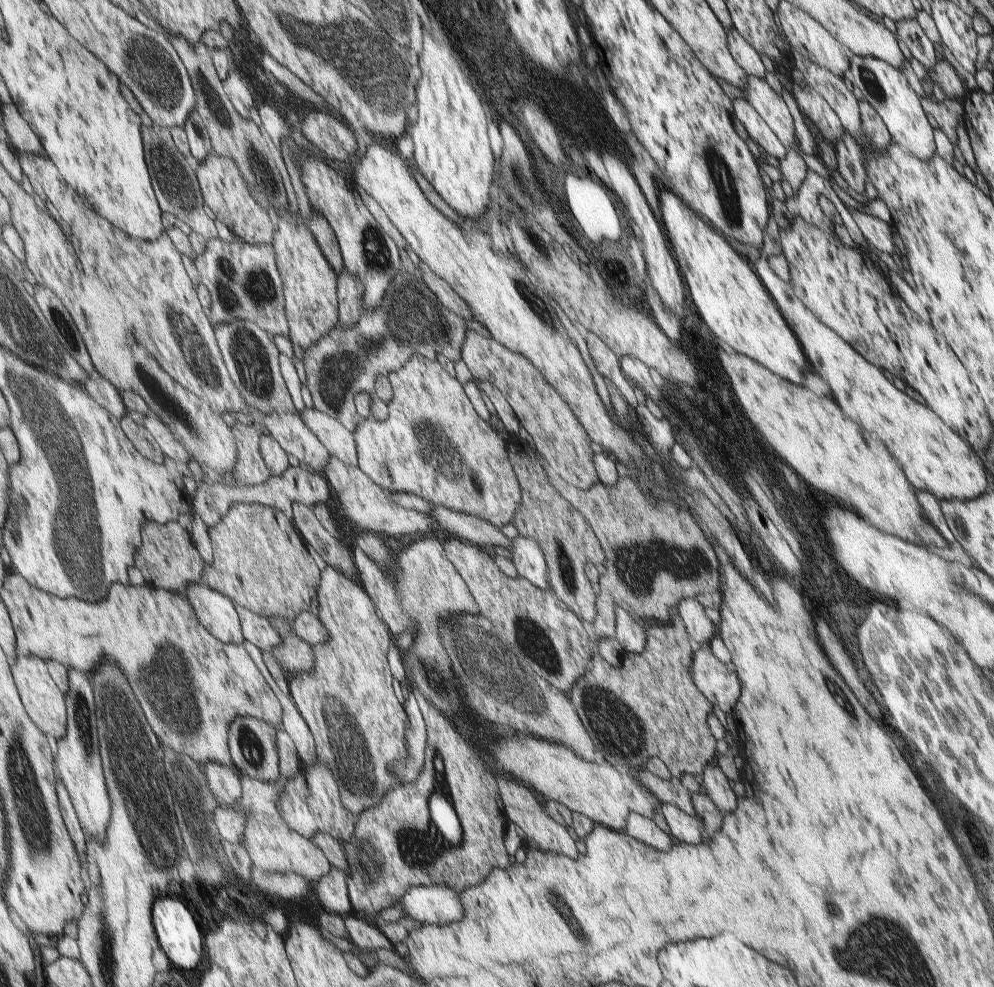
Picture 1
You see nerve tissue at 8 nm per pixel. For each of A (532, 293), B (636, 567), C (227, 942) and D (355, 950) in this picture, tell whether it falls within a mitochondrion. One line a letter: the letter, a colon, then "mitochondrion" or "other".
A: mitochondrion
B: mitochondrion
C: other
D: other

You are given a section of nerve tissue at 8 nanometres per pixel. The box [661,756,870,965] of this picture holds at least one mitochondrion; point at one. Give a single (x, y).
(829, 901)

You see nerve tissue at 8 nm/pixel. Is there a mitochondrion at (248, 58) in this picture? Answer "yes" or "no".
no

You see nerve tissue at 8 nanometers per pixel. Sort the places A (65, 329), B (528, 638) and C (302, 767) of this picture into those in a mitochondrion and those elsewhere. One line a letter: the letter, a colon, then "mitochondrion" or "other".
A: mitochondrion
B: mitochondrion
C: other

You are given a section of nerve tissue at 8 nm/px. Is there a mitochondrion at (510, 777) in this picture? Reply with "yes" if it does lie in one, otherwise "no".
no

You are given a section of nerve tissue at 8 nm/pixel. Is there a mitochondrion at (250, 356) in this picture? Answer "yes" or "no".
yes

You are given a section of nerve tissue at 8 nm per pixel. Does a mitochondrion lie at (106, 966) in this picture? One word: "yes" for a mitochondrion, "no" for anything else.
yes

